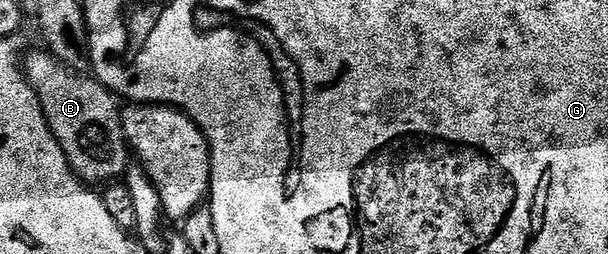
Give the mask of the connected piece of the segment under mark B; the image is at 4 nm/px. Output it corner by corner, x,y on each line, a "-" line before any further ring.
47,50
39,51
29,51
23,57
22,67
36,91
58,146
62,146
62,154
66,154
68,164
85,185
107,186
119,181
128,170
130,149
122,130
122,108
117,97
91,75
66,67

